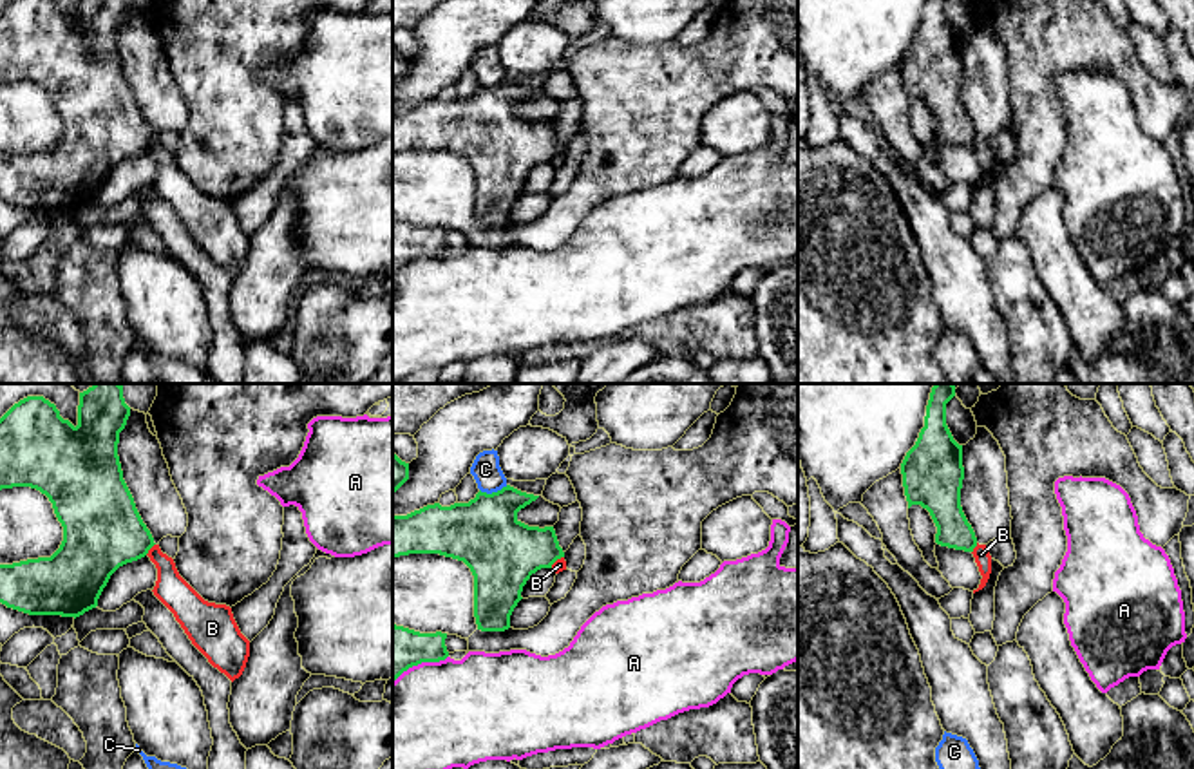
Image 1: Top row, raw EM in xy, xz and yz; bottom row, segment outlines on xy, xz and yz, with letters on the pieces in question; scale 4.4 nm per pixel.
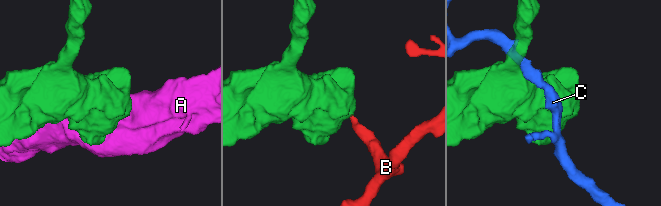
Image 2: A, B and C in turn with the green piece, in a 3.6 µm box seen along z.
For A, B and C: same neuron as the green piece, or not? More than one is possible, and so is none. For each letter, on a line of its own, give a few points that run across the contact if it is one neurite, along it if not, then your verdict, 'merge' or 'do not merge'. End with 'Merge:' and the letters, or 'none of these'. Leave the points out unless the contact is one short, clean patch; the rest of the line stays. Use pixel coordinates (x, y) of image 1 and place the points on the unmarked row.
A: do not merge
B: line xy (154, 138), (145, 149); do not merge
C: do not merge
Merge: none of these

